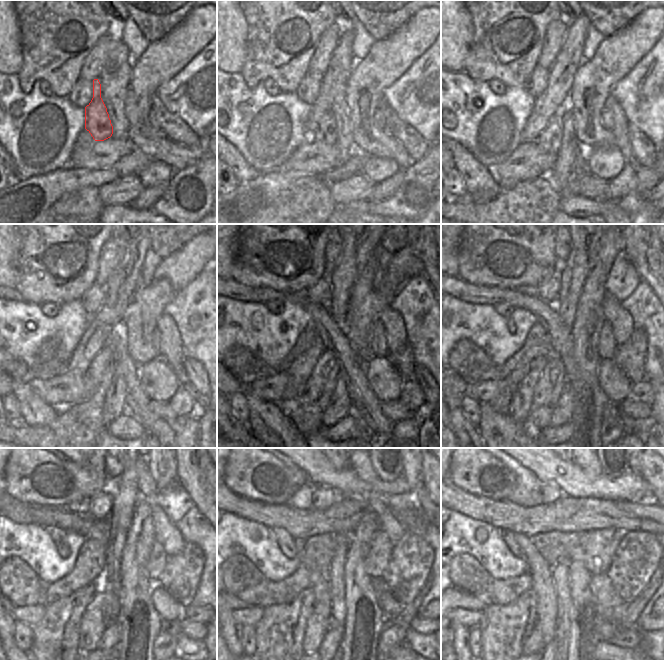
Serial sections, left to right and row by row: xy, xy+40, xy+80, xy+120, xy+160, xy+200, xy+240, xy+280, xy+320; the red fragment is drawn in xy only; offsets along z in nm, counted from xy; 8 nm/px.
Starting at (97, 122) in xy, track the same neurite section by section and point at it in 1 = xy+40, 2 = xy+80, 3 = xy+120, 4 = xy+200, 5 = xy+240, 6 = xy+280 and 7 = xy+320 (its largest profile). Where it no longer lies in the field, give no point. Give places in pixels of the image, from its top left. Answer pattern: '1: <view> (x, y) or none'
1: xy+40 (326, 132)
2: xy+80 (550, 139)
3: xy+120 (102, 367)
4: xy+200 (546, 392)
5: xy+240 (96, 618)
6: xy+280 (316, 629)
7: xy+320 (534, 643)

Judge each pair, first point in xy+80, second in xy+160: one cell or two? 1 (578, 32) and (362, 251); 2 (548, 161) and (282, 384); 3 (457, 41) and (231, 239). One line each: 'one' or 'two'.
1: one
2: one
3: one

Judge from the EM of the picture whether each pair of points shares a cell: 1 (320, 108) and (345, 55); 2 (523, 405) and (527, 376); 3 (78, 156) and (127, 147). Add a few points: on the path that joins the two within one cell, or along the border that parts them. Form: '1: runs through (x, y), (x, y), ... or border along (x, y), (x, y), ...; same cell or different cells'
1: runs through (322, 95), (337, 75), (339, 68); same cell
2: runs through (523, 398), (523, 383); same cell
3: runs through (90, 156), (99, 156), (102, 153), (115, 149); same cell

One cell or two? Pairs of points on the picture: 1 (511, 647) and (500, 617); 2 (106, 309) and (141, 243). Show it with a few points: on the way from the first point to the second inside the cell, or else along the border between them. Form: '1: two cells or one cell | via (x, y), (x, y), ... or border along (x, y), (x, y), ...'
1: one cell | via (504, 640), (503, 627), (500, 624)
2: one cell | via (116, 293), (131, 275), (138, 259)

